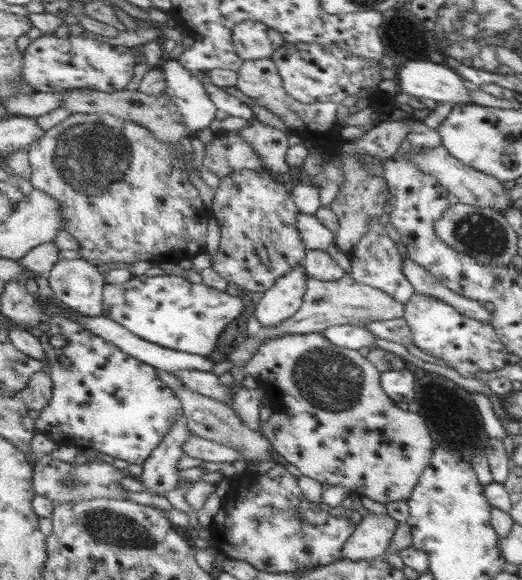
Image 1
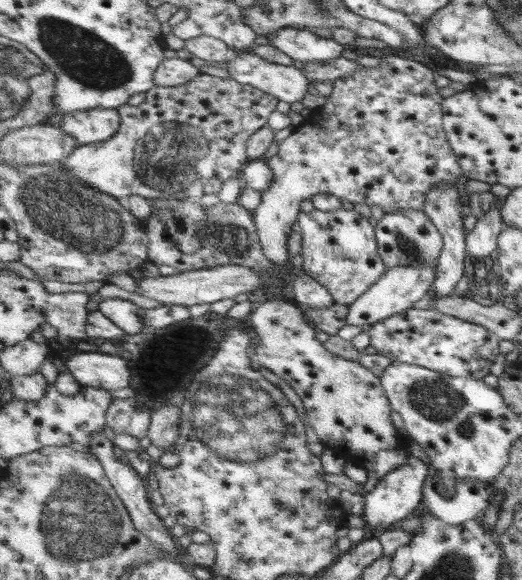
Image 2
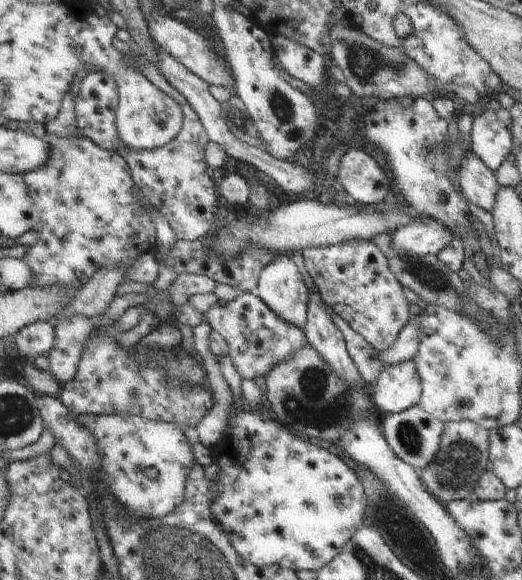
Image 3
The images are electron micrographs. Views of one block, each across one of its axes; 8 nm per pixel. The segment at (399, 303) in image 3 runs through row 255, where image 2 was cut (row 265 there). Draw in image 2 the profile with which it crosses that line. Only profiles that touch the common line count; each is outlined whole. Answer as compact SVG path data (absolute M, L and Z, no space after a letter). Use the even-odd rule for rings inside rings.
M349 206L339 211L301 212L298 223L303 230L303 267L334 296L335 302L349 306L387 271L379 256L375 226Z

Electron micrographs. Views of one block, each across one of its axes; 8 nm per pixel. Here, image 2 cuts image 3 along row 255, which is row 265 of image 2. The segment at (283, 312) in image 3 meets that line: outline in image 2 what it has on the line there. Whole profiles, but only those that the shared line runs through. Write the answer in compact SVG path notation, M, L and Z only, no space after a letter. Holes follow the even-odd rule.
M384 56L376 68L361 68L338 78L332 93L322 107L305 113L305 124L319 114L329 114L329 128L298 128L281 142L278 153L267 160L275 172L275 181L262 192L261 205L253 212L263 252L278 267L290 266L289 235L301 214L301 202L320 192L338 197L347 206L378 206L387 213L405 209L423 211L428 195L439 184L457 184L464 176L459 157L455 155L443 123L443 96L435 84L433 65L425 66L411 58Z

